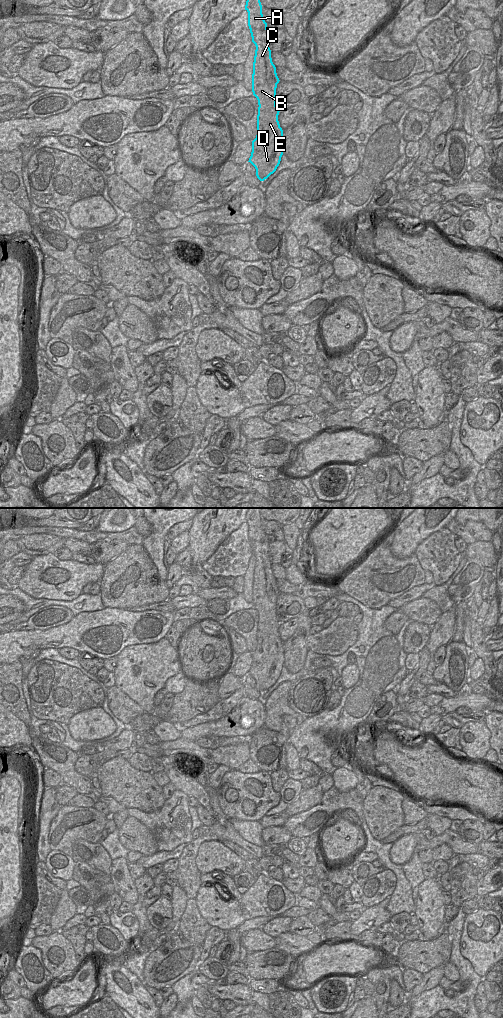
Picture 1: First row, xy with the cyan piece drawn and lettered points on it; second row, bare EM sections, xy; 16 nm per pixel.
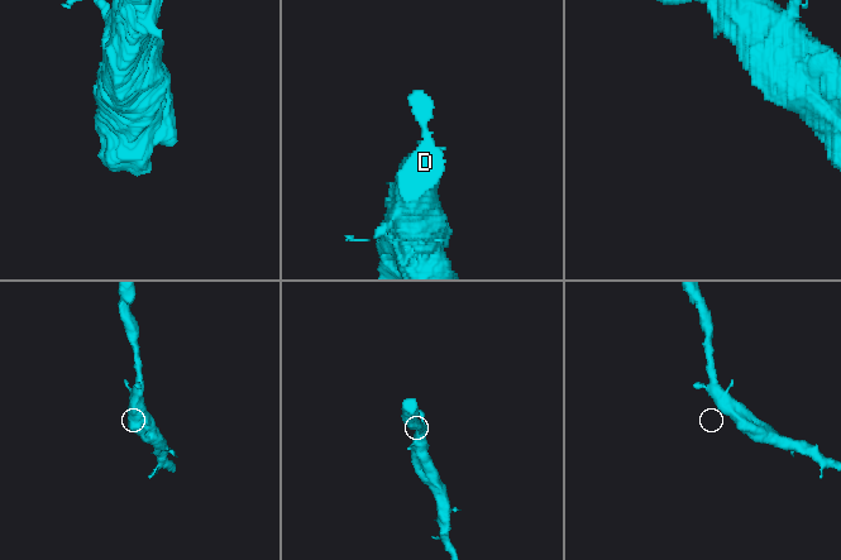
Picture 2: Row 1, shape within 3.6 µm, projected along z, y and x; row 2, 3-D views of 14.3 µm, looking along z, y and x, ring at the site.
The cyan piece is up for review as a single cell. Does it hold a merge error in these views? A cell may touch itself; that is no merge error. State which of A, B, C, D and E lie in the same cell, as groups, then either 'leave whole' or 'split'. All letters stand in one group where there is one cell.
A B C D E; leave whole

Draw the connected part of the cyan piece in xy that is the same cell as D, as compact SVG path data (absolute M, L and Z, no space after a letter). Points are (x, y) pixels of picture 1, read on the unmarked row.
M249 508L245 522L252 554L256 558L252 604L258 612L257 647L252 653L249 673L256 681L256 688L264 693L280 676L284 664L283 642L278 633L276 600L279 590L272 574L269 560L269 543L262 526L261 508Z

